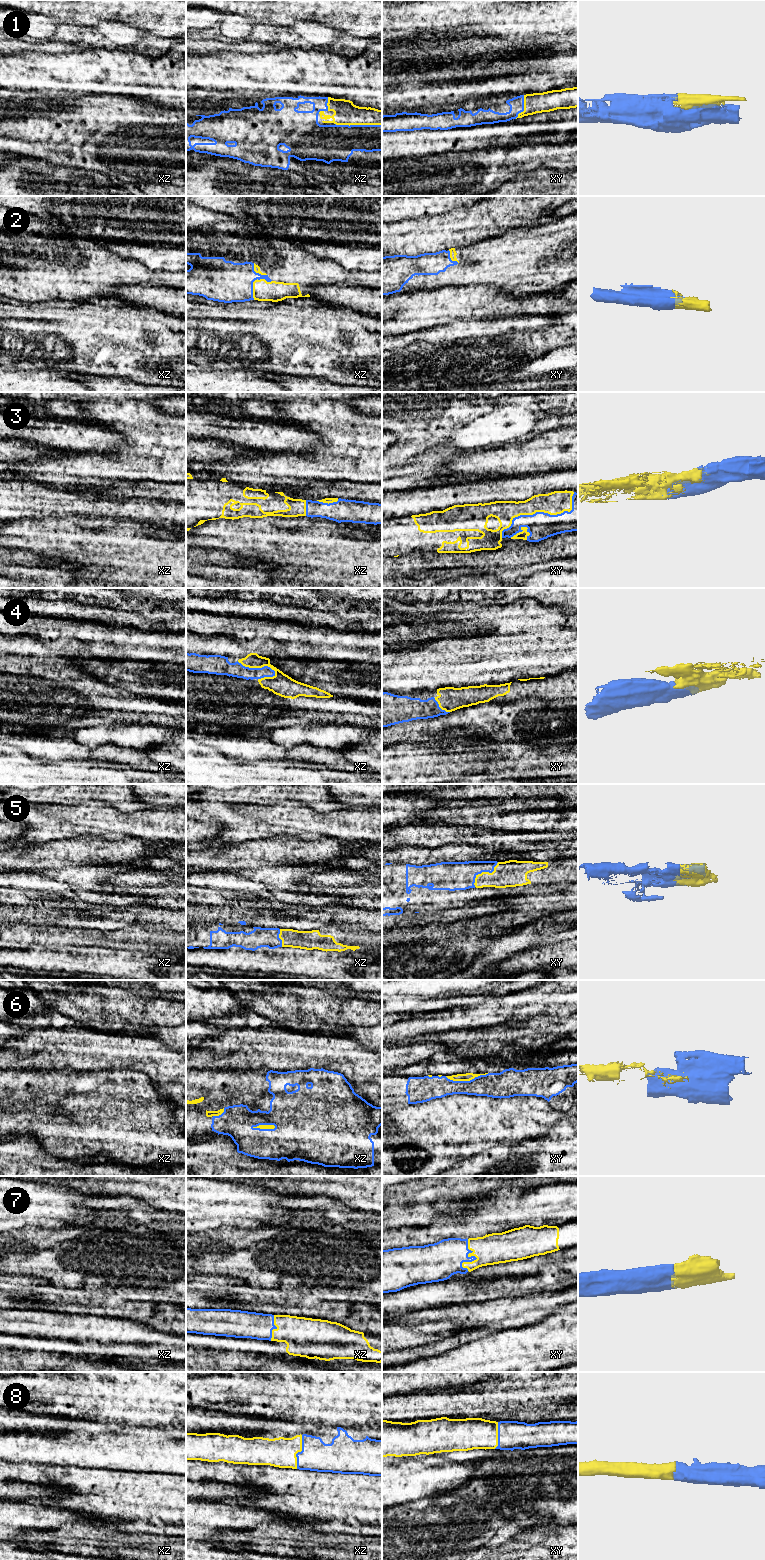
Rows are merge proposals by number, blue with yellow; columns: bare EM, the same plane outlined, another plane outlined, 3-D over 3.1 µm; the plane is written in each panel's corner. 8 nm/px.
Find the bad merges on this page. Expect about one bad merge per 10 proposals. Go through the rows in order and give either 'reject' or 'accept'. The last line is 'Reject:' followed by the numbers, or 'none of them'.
1: accept
2: accept
3: accept
4: accept
5: accept
6: accept
7: accept
8: accept
Reject: none of them

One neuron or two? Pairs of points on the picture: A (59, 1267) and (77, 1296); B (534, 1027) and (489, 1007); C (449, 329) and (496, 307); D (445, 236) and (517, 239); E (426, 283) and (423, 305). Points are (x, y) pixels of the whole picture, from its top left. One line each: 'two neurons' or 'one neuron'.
A: two neurons
B: two neurons
C: two neurons
D: two neurons
E: two neurons

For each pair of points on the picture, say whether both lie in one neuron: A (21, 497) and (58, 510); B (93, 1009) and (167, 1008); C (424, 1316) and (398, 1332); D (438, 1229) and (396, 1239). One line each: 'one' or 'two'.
A: one
B: one
C: two
D: one

